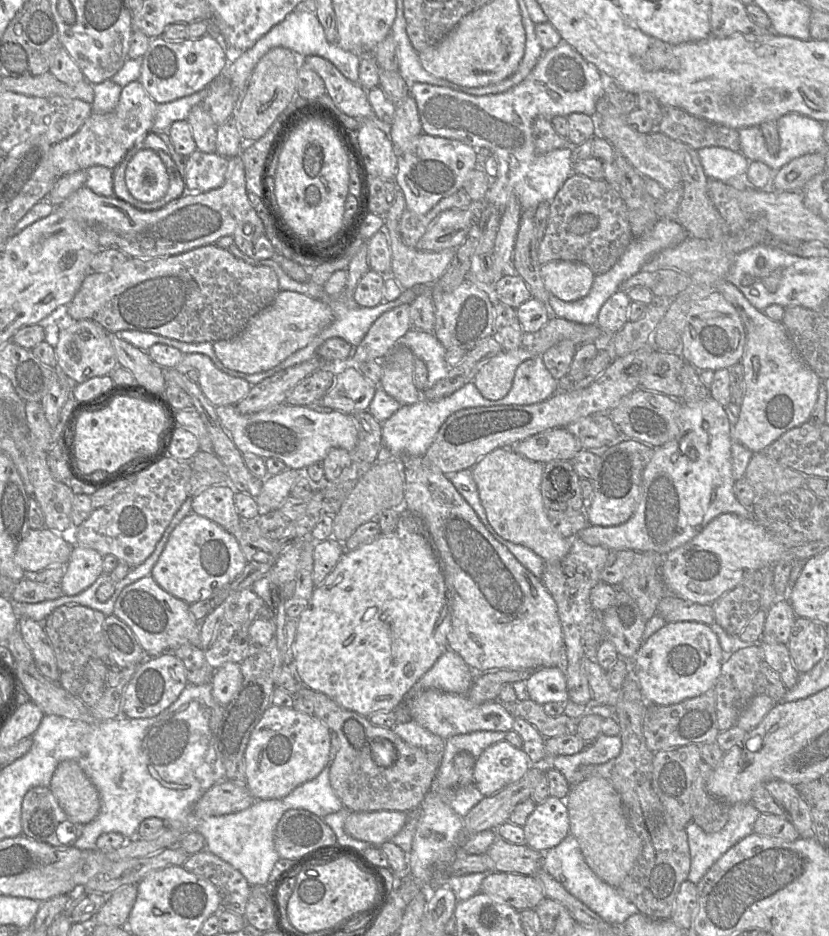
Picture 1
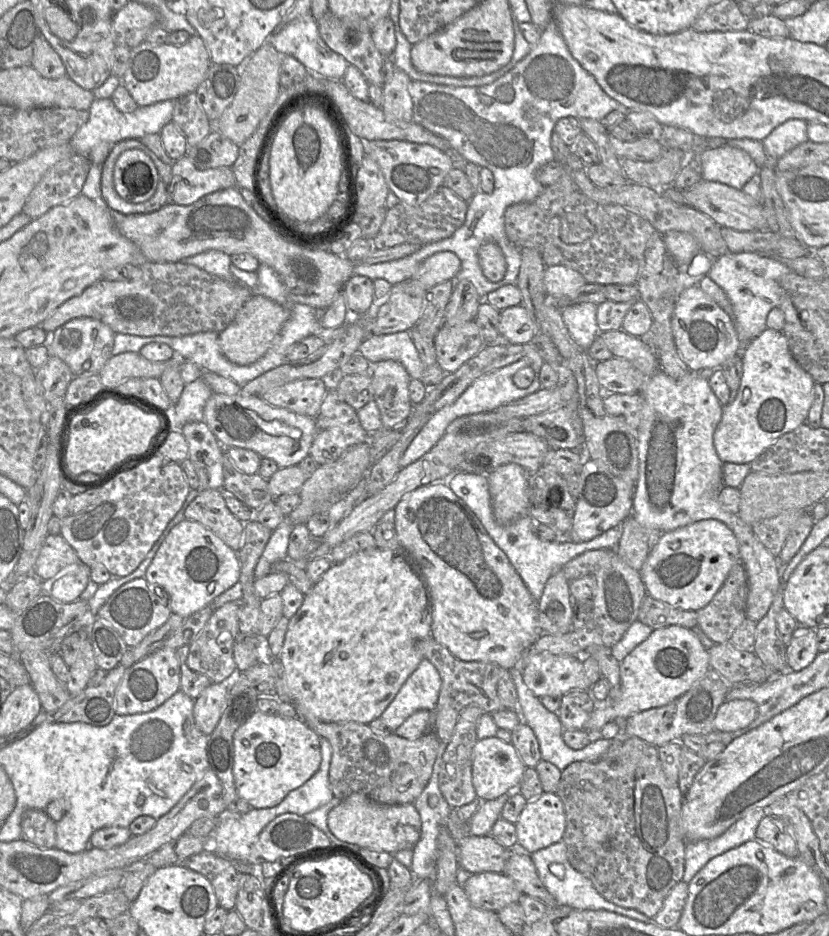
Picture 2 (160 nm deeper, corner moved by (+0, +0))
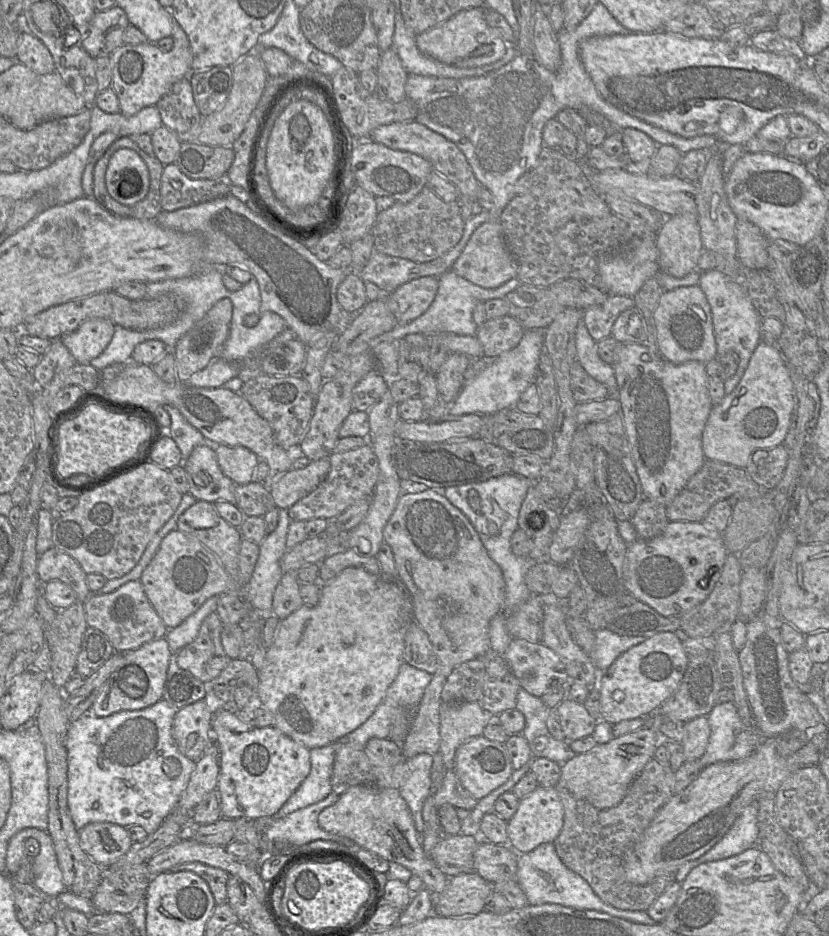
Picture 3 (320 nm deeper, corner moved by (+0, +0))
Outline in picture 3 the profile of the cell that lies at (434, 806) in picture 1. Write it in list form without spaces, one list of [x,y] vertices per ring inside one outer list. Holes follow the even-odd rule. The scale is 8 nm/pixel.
[[[428,753],[408,758],[409,778],[399,789],[401,796],[405,799],[411,810],[420,840],[425,830],[425,822],[422,814],[423,805],[432,793],[432,764],[433,755]]]

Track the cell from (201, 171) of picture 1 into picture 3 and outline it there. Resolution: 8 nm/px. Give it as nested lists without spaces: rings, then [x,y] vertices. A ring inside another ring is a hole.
[[[175,163],[164,165],[160,183],[163,211],[194,206],[230,193],[232,182],[227,174],[218,178],[191,179]]]

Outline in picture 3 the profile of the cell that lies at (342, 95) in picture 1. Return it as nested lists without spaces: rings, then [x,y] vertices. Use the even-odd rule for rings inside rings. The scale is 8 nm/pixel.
[[[413,120],[381,125],[371,132],[369,139],[393,150],[411,152],[423,157],[430,163],[432,171],[456,186],[460,196],[467,196],[475,201],[477,200],[482,186],[476,179],[463,152],[455,143],[444,136]]]

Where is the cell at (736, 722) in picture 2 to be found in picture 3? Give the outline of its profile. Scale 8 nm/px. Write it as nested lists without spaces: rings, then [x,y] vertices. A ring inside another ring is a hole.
[[[699,716],[685,723],[681,741],[685,762],[699,760],[704,755],[709,736],[707,716]]]

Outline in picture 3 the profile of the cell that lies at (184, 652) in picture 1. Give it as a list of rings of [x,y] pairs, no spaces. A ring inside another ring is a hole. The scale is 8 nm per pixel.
[[[175,652],[170,657],[162,700],[165,700],[176,709],[181,709],[204,700],[206,698],[206,688],[203,682],[196,679],[190,672],[179,667],[177,656],[178,654]]]

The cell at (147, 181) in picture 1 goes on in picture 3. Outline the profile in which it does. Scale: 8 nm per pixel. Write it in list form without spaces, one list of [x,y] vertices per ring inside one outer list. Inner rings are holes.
[[[123,148],[110,158],[105,184],[109,195],[117,202],[133,206],[145,198],[150,175],[145,161],[132,149]]]

